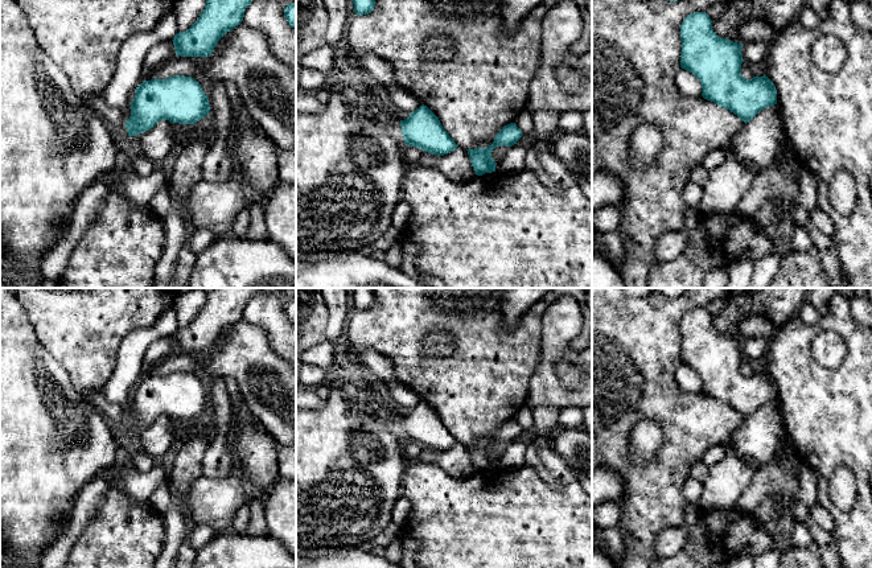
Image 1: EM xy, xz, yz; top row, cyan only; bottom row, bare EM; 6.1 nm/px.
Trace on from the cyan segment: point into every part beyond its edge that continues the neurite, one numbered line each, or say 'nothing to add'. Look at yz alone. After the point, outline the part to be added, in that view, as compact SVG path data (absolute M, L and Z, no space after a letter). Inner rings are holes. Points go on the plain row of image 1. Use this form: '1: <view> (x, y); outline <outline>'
nothing to add

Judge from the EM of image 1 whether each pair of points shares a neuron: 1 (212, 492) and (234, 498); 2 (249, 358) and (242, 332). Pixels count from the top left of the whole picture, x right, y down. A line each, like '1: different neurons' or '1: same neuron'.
1: same neuron
2: same neuron

